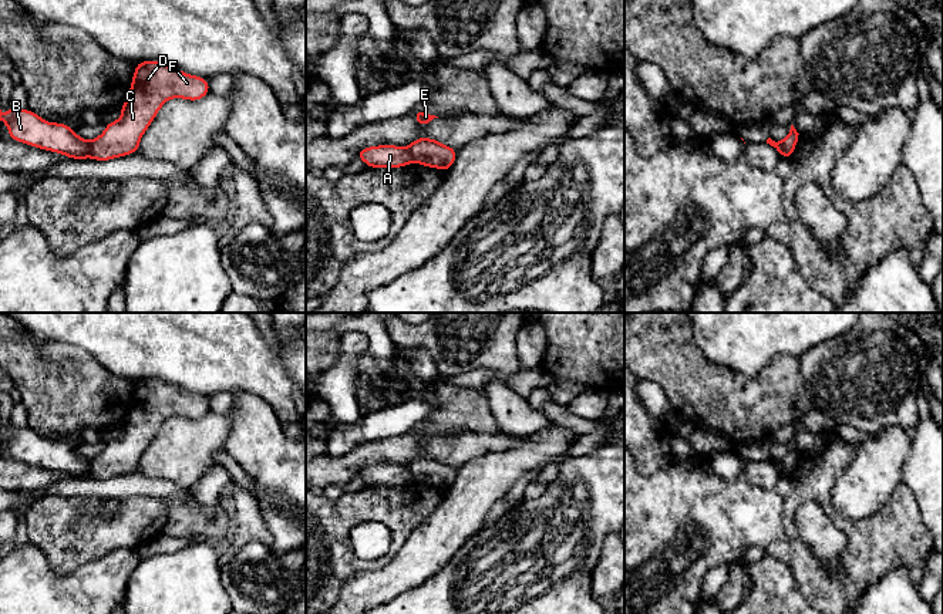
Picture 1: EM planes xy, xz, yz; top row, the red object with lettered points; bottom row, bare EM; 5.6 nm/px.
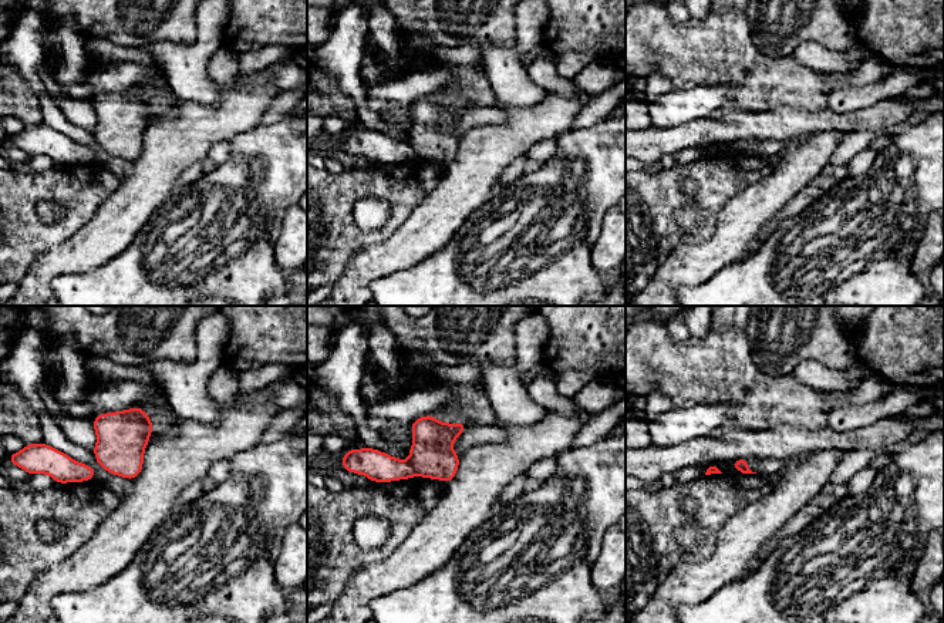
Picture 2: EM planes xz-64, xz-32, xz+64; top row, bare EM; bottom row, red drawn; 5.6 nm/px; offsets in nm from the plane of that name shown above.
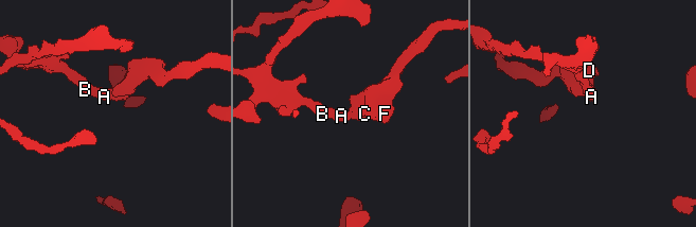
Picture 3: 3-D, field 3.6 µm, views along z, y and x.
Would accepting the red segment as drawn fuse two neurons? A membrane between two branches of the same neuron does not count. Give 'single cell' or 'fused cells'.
fused cells

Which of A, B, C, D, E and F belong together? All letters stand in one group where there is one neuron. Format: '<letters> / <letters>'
A B / C D E F

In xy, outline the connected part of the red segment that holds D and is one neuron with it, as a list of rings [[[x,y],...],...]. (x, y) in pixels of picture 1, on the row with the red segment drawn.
[[[155,60],[138,63],[121,105],[121,118],[107,124],[104,132],[91,141],[90,156],[104,162],[138,152],[142,135],[168,99],[198,101],[208,94],[206,78]]]

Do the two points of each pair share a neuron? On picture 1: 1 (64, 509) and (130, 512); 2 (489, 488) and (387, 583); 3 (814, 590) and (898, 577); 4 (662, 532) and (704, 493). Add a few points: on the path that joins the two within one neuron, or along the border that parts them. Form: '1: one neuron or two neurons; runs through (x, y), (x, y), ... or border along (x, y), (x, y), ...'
1: one neuron; runs through (66, 530), (70, 535), (108, 533)
2: one neuron; runs through (464, 512), (413, 563)
3: two neurons; border along (912, 580), (902, 567), (895, 567), (858, 599)
4: one neuron; runs through (672, 526), (694, 503)

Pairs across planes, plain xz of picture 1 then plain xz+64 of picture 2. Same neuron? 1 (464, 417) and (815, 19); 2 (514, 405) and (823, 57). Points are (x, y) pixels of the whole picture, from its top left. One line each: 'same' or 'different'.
1: different
2: different

